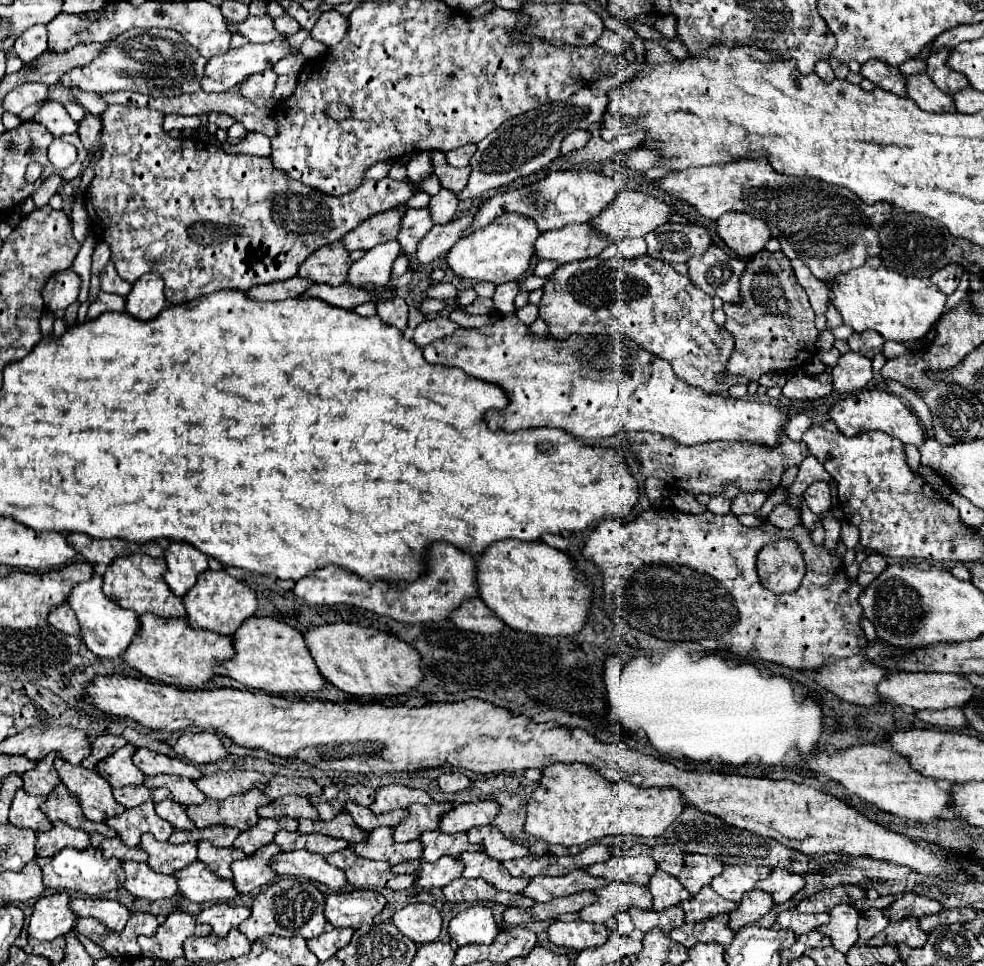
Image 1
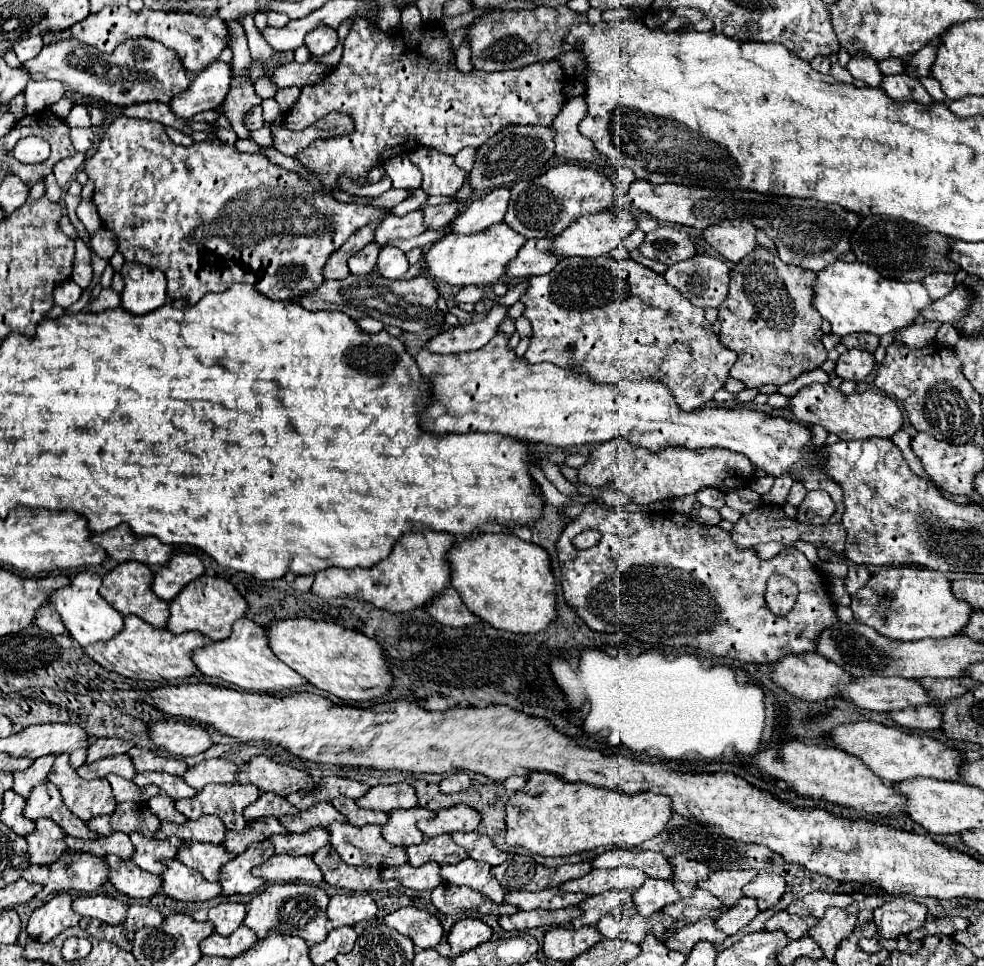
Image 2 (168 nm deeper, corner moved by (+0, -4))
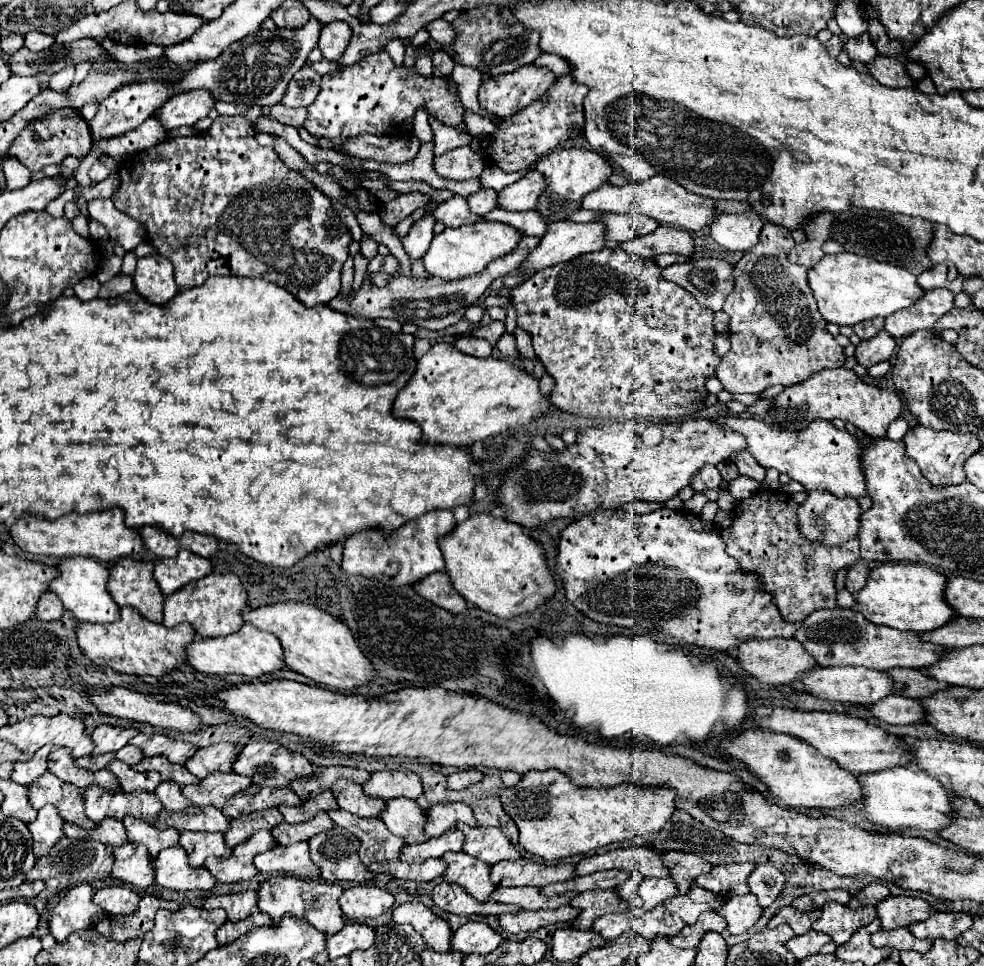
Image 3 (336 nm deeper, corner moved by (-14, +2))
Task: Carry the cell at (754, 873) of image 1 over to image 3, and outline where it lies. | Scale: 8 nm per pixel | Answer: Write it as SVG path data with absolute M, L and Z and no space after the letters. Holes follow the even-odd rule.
M752 862L746 864L726 864L714 866L710 874L704 874L696 880L698 886L704 886L724 898L732 898L738 894L748 894L748 876L756 866Z

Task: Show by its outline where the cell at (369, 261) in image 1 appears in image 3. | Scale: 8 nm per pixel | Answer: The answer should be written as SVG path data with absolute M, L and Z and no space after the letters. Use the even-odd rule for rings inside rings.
M426 216L426 218L414 222L410 232L402 238L402 246L404 246L404 250L412 262L422 258L424 252L428 250L430 240L434 238L432 228L434 228L434 220L432 220L432 216Z

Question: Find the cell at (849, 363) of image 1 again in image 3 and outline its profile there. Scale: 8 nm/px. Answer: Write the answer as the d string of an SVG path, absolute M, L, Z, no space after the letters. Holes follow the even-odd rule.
M882 330L880 334L876 334L874 338L870 340L864 340L856 346L856 354L854 358L858 360L858 364L862 364L864 368L870 368L872 364L878 364L878 362L884 362L884 360L890 360L892 352L894 352L894 338Z

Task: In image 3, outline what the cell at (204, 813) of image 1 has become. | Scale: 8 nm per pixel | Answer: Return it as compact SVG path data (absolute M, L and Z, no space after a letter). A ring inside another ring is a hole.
M216 772L212 776L206 776L198 786L184 786L182 794L194 804L194 806L216 806L224 808L228 798L232 798L236 792L248 790L252 786L252 780L248 776L240 774L222 774Z

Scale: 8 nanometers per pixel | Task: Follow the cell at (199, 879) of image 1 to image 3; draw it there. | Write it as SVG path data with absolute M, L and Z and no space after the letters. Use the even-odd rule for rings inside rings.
M180 846L164 848L154 858L156 884L172 890L212 890L216 878L206 868L188 864L188 852Z

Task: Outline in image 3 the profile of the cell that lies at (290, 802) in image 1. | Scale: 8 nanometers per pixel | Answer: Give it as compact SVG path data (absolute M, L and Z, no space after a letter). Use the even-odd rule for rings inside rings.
M252 786L236 796L232 796L232 800L228 800L228 808L224 808L222 812L228 818L234 816L242 816L242 814L252 814L258 810L266 810L266 808L274 808L280 804L288 804L288 806L300 806L302 800L290 790L290 788L260 788L260 786Z

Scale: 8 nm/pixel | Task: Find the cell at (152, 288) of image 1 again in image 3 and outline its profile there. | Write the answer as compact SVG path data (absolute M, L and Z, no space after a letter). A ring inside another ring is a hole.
M160 254L140 258L134 272L134 288L150 304L170 302L172 296L178 294L178 286L174 282L174 268L168 258Z

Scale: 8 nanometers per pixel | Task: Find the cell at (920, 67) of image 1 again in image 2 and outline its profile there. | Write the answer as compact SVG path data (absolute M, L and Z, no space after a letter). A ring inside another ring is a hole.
M888 58L878 62L878 68L882 74L902 74L904 72L904 62L900 58Z

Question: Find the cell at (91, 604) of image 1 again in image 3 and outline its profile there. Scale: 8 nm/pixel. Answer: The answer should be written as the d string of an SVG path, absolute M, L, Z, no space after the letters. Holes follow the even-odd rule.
M72 558L72 560L62 560L60 566L60 576L52 580L50 590L62 600L64 608L78 618L80 622L90 622L90 624L112 624L120 620L120 606L112 600L112 596L106 590L108 584L108 570L92 558Z

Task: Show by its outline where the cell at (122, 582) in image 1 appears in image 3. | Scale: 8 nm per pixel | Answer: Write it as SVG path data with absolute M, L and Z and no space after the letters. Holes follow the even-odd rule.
M122 558L110 568L108 592L118 606L132 606L150 622L164 618L164 594L154 580L154 564Z

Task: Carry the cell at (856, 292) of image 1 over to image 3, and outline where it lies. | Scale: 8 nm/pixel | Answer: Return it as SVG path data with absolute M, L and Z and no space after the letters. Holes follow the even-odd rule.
M852 252L824 256L808 272L808 284L818 300L818 312L826 322L834 322L838 326L854 326L878 316L888 318L898 310L914 306L924 296L916 276L908 270Z

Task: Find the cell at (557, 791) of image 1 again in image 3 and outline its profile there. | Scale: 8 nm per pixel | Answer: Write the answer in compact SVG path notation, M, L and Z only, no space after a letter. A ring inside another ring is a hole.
M554 768L542 770L542 772L540 770L526 772L516 786L502 790L504 810L512 816L512 820L516 822L520 830L520 846L536 856L542 856L548 862L568 858L574 854L586 854L612 842L656 834L660 828L664 828L668 818L674 814L676 810L674 800L676 800L676 792L666 786L660 786L660 788L640 788L634 784L618 784L612 788L574 786L564 772Z

